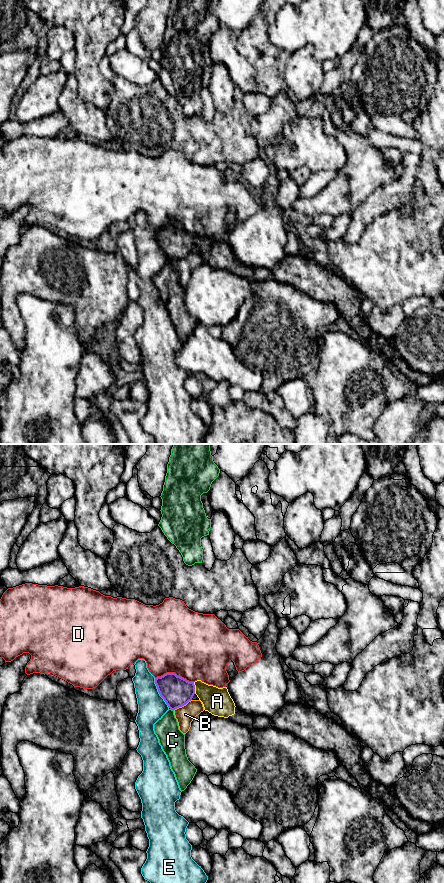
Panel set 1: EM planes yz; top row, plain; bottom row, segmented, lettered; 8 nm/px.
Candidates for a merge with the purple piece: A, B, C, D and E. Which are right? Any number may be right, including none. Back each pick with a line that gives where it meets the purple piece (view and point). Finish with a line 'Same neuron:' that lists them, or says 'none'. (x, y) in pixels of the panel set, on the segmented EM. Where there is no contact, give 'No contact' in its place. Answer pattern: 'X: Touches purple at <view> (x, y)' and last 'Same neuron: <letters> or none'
A: Touches purple at yz (194, 688)
Same neuron: A

